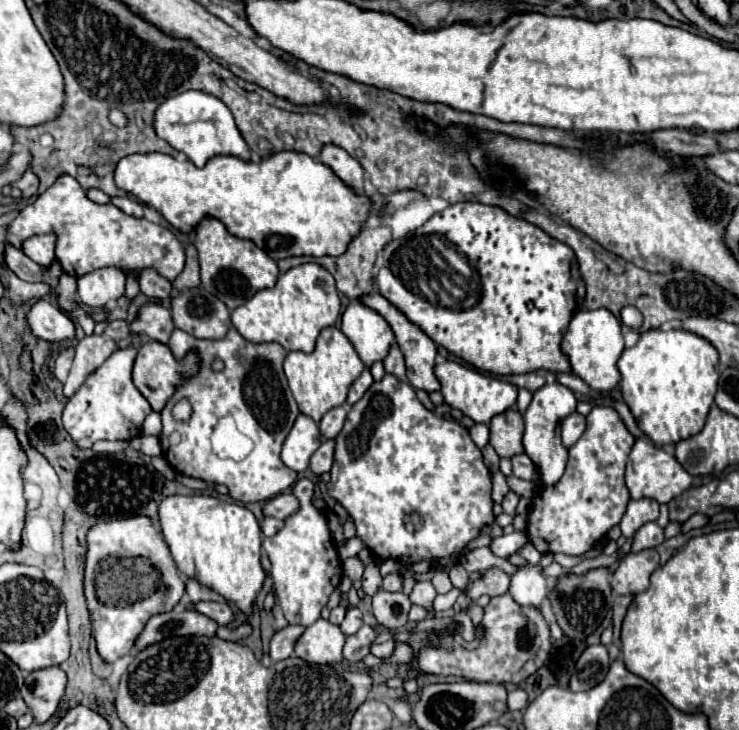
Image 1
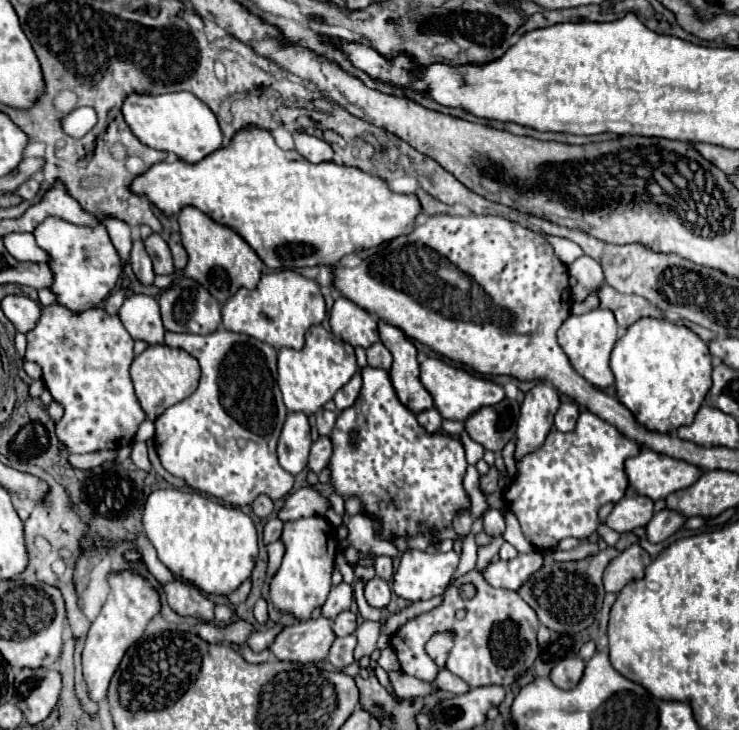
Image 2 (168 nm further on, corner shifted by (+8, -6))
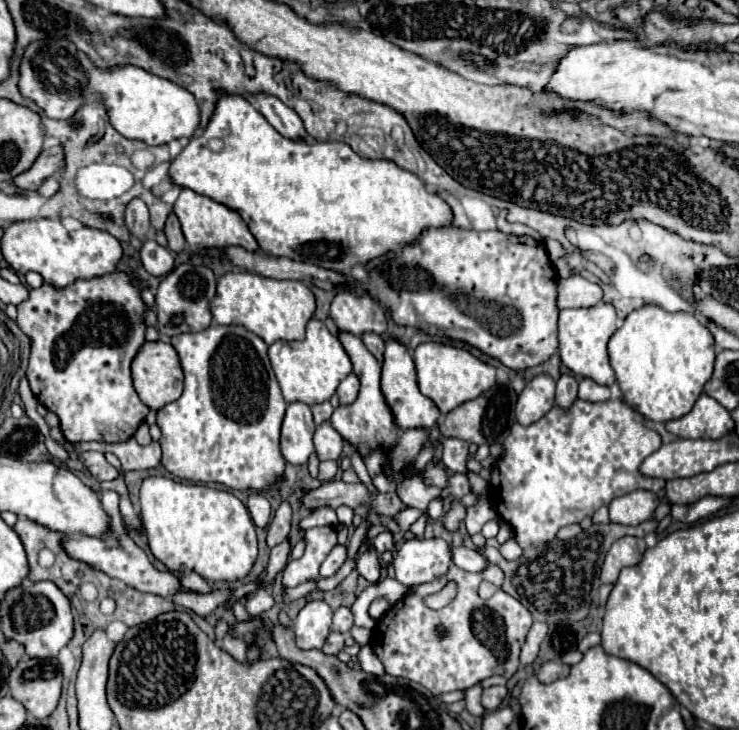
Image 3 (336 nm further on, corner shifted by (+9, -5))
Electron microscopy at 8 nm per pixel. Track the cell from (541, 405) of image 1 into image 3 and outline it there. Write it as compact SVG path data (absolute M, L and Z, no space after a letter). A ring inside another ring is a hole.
M535 376L519 394L515 414L521 426L529 426L543 418L555 406L555 380L551 376Z

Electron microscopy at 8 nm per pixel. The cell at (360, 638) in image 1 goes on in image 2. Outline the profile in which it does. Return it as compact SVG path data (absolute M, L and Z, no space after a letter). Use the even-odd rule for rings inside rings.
M346 635L346 637L336 637L330 653L328 653L328 661L336 667L342 669L350 663L354 663L354 647L356 647L356 635Z

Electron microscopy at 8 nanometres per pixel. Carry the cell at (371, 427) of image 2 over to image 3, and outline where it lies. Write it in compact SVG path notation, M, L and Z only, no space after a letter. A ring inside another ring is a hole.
M341 332L339 340L341 340L345 352L349 354L349 358L353 362L353 372L361 380L361 390L359 390L359 396L353 404L339 406L333 412L331 426L341 434L341 438L345 442L349 442L357 448L361 458L365 458L365 456L369 456L377 450L391 452L395 448L395 444L399 442L401 432L397 430L397 424L393 422L393 412L389 410L389 406L385 402L385 396L381 394L381 364L373 358L373 354L369 354L369 350L361 342L361 338L357 338L353 334L347 334L347 332Z

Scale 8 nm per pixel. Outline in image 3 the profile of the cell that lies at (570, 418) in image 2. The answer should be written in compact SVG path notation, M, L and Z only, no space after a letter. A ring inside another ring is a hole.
M561 376L557 380L555 404L563 410L569 410L575 400L577 400L577 380L573 376Z

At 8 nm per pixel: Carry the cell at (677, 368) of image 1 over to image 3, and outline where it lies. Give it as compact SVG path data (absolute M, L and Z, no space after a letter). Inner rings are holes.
M643 306L639 310L633 310L623 326L611 336L609 340L609 358L611 368L617 374L617 384L623 392L625 402L641 412L651 422L669 422L675 418L681 418L689 414L693 404L703 392L705 382L711 378L713 362L715 362L715 342L711 332L693 316L687 312L665 312L659 306Z

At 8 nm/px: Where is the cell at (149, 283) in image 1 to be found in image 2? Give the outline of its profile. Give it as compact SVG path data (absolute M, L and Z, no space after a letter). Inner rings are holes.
M140 237L134 239L132 243L132 251L130 251L130 265L134 269L134 275L144 283L144 285L152 285L154 281L154 271L152 271L152 261L150 255L146 251L146 245Z

